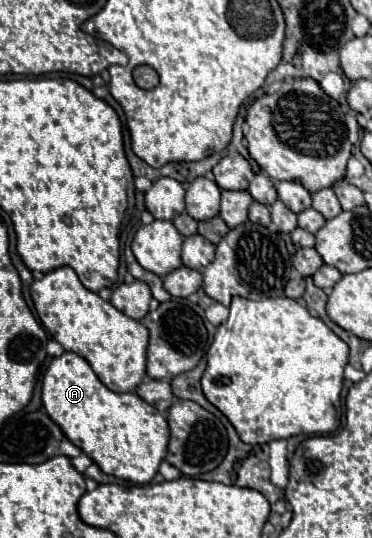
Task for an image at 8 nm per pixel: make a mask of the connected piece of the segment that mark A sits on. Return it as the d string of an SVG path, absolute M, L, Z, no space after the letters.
M63 353L51 361L41 397L49 417L103 473L143 485L159 471L169 443L167 419L137 393L115 393L107 389L81 355Z

